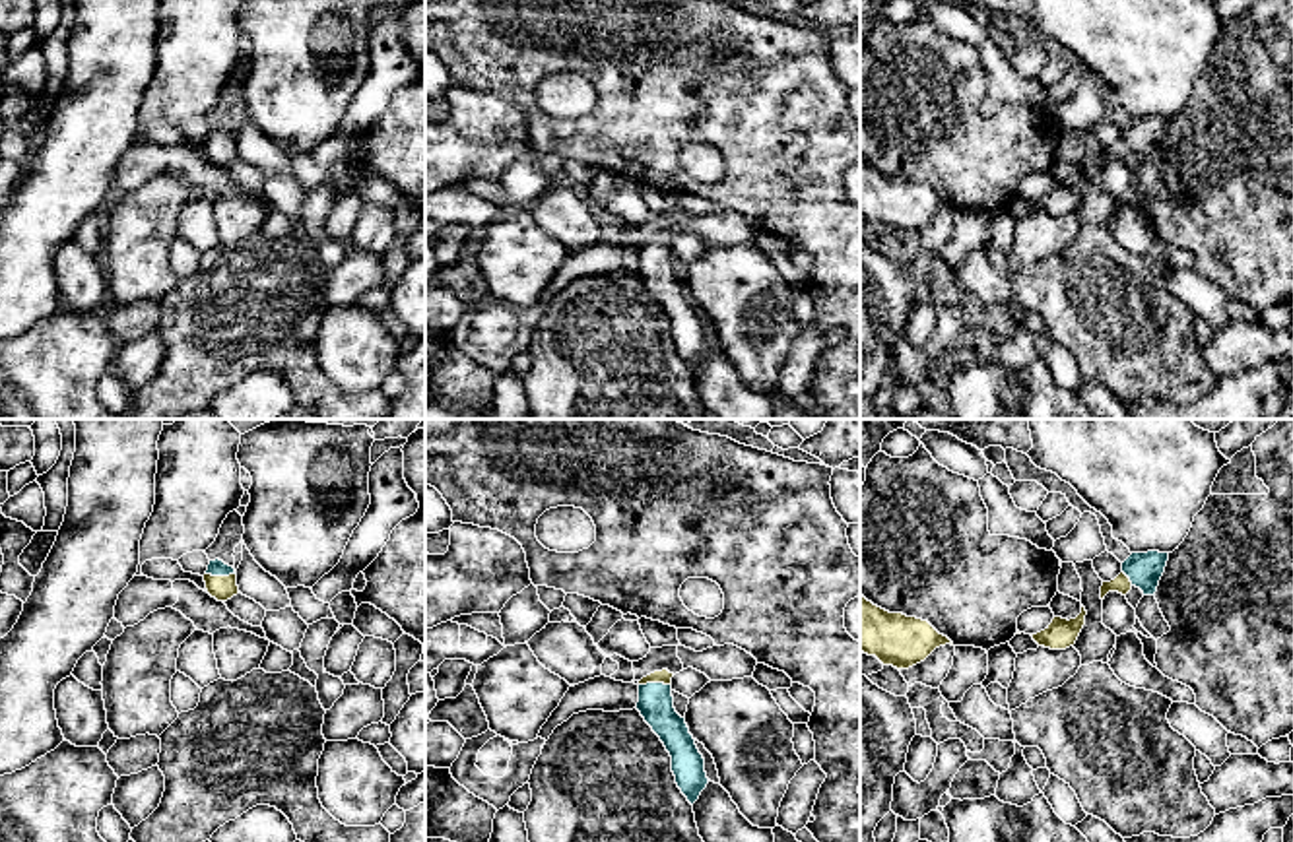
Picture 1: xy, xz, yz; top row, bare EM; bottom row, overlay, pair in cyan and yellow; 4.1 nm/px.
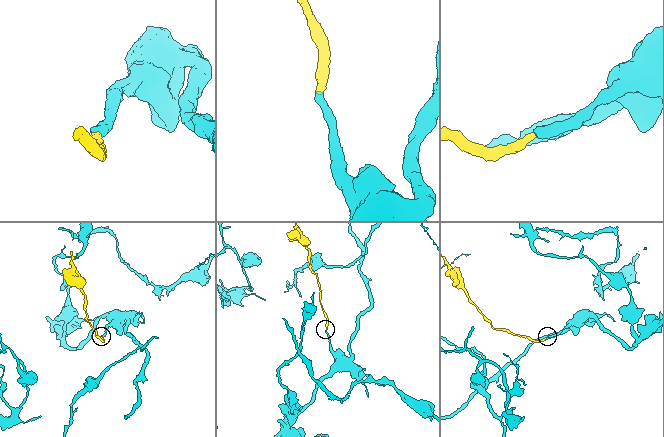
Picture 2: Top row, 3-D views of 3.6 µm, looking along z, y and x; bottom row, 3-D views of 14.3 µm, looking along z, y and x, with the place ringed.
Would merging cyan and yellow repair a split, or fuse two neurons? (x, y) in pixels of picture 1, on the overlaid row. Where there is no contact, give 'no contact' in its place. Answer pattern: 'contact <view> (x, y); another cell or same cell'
contact xz (655, 683); same cell

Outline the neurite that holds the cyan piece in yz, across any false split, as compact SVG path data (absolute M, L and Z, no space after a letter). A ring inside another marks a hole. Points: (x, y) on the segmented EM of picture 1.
M1132 553L1122 563L1122 572L1114 580L1103 582L1101 599L1105 599L1109 592L1118 592L1126 596L1134 586L1140 588L1144 596L1155 596L1167 561L1169 553Z

